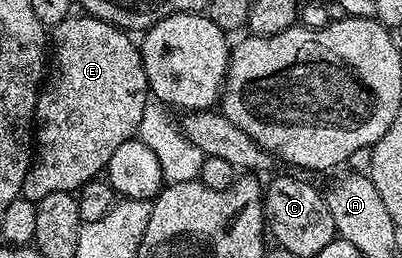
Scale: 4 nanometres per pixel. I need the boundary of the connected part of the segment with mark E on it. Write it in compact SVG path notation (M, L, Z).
M71 16L65 18L60 24L52 27L52 66L54 62L54 71L51 74L49 71L44 85L38 92L38 103L34 109L36 145L32 150L32 161L28 172L24 176L21 192L21 197L23 199L27 198L30 204L36 204L40 200L44 200L44 196L48 196L51 192L77 192L81 190L84 183L91 182L93 178L99 177L105 171L108 160L112 160L112 152L116 152L116 148L120 148L120 144L124 144L128 139L135 137L139 133L138 126L141 127L143 125L142 117L144 116L144 108L148 101L148 87L139 43L135 39L133 42L130 39L133 37L127 31L118 29L118 27L113 26L110 22L89 16L81 17Z

